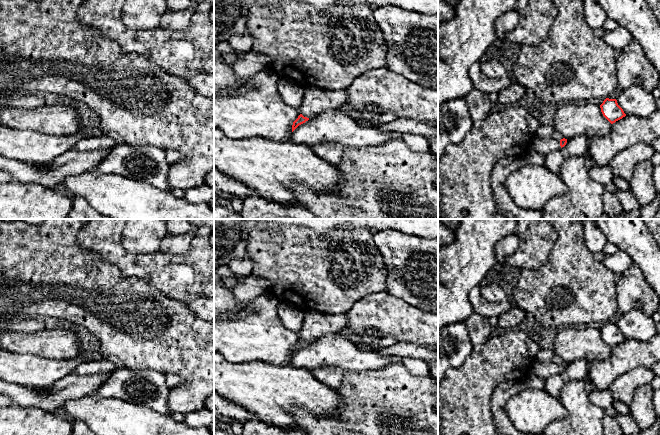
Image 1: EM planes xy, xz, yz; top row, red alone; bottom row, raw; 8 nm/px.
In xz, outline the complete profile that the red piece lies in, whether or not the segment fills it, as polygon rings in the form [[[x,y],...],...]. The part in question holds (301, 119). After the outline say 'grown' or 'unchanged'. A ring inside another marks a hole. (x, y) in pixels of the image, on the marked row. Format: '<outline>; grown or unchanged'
[[[316,87],[306,88],[302,104],[299,107],[300,115],[293,122],[292,132],[311,117],[315,117],[324,111],[338,110],[344,104],[346,98],[346,89],[328,91]]]; grown

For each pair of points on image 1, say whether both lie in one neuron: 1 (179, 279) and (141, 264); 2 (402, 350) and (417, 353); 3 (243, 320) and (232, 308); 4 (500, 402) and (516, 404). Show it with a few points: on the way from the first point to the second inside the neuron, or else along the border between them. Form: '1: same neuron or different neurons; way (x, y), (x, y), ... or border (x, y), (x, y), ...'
1: same neuron; way (170, 274), (150, 266)
2: same neuron; way (406, 350), (413, 351)
3: different neurons; border (254, 299), (254, 309), (251, 312), (224, 318)
4: different neurons; border (524, 388), (506, 402), (505, 414), (511, 424)

